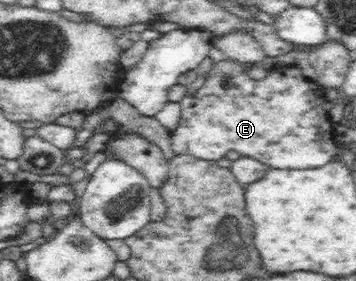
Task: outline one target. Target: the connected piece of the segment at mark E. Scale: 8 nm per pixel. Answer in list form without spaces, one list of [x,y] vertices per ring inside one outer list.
[[[219,61],[213,70],[209,72],[204,85],[199,88],[195,93],[186,95],[180,101],[180,107],[182,114],[180,116],[177,126],[172,130],[169,140],[171,140],[171,150],[176,156],[191,156],[201,160],[217,161],[221,158],[225,158],[229,152],[238,152],[241,157],[255,158],[263,163],[272,166],[275,169],[287,170],[287,169],[307,169],[317,168],[332,161],[337,150],[337,142],[333,138],[333,122],[322,107],[325,101],[324,87],[319,86],[316,82],[313,82],[303,76],[301,68],[295,65],[283,65],[279,64],[276,67],[268,70],[267,76],[261,80],[255,80],[247,76],[243,70],[241,70],[241,64],[233,61]]]

